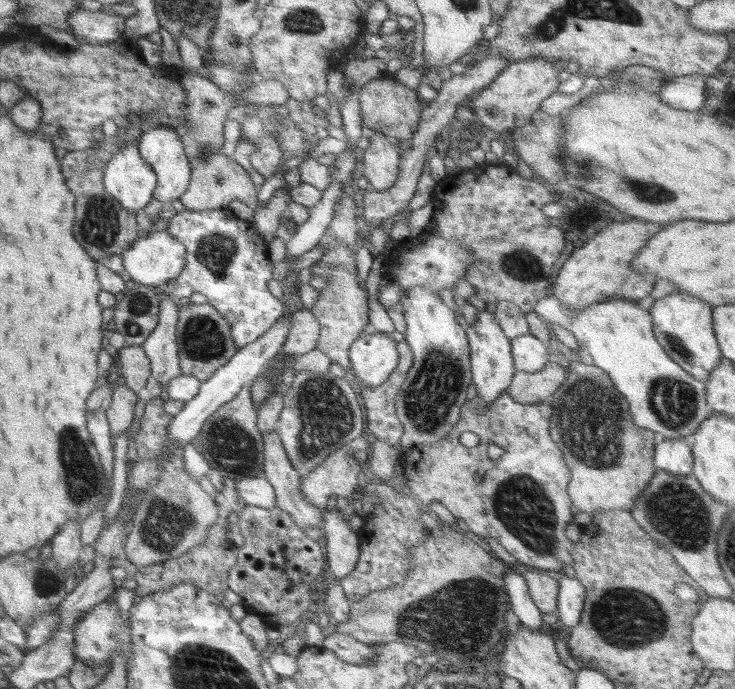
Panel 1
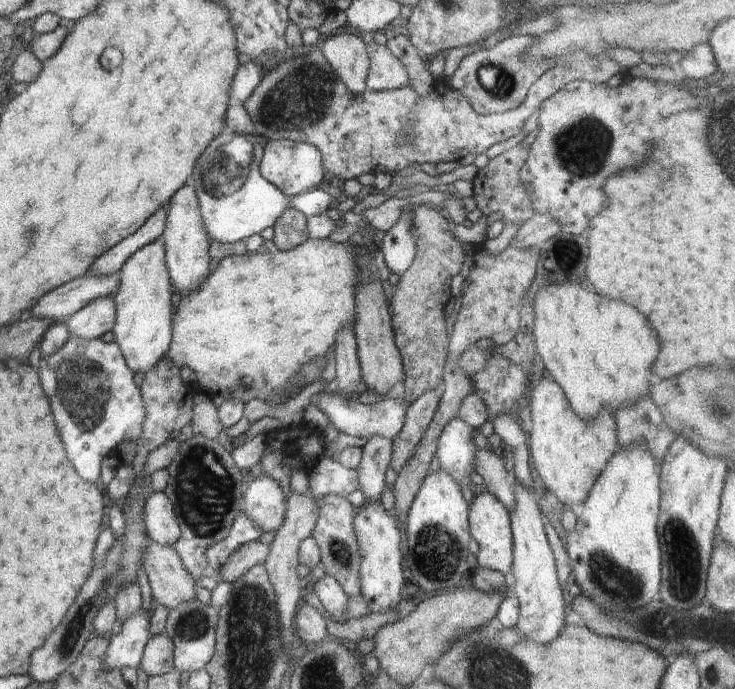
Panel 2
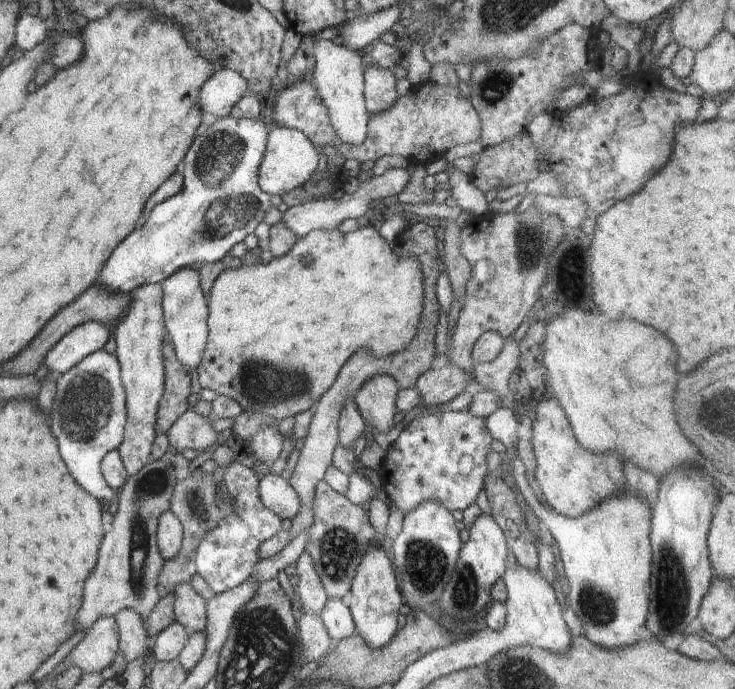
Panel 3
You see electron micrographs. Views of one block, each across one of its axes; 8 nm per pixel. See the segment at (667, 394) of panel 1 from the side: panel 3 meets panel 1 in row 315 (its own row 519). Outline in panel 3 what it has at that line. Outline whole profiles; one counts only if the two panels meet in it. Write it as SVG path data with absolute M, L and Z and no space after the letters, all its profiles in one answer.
M499 407L487 417L486 423L488 433L502 442L507 450L516 446L516 455L512 459L516 486L548 538L556 541L564 570L567 605L580 618L586 639L608 651L635 645L640 628L647 622L649 610L651 510L647 501L638 500L624 490L602 500L580 517L557 514L543 499L535 496L526 478L525 466L517 455L520 439L515 414L510 409Z

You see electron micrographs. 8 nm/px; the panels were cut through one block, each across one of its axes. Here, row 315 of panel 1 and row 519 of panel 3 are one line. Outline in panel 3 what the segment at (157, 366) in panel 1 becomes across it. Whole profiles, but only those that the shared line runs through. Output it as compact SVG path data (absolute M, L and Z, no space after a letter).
M170 511L160 516L157 525L157 548L163 561L174 559L182 549L183 527Z

